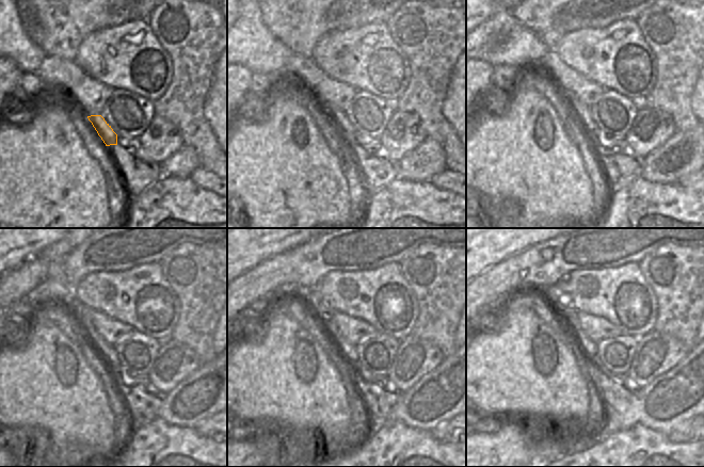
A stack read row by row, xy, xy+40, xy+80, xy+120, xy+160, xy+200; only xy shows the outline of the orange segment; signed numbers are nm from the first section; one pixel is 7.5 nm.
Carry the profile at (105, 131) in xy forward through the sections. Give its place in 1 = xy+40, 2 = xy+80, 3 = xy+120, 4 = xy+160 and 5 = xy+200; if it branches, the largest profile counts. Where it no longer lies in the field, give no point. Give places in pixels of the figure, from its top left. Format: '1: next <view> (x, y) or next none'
1: next xy+40 (338, 117)
2: next xy+80 (581, 112)
3: next xy+120 (108, 352)
4: next xy+160 (347, 350)
5: next xy+200 (590, 349)

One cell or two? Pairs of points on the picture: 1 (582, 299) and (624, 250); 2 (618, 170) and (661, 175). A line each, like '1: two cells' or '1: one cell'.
1: two cells
2: two cells

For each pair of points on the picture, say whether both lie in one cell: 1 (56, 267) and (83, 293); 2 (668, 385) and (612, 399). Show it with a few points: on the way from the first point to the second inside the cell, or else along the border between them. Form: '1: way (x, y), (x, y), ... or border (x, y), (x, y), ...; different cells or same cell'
1: border (97, 272), (88, 274), (74, 288); different cells
2: border (634, 392), (628, 405), (623, 411), (614, 411); different cells

